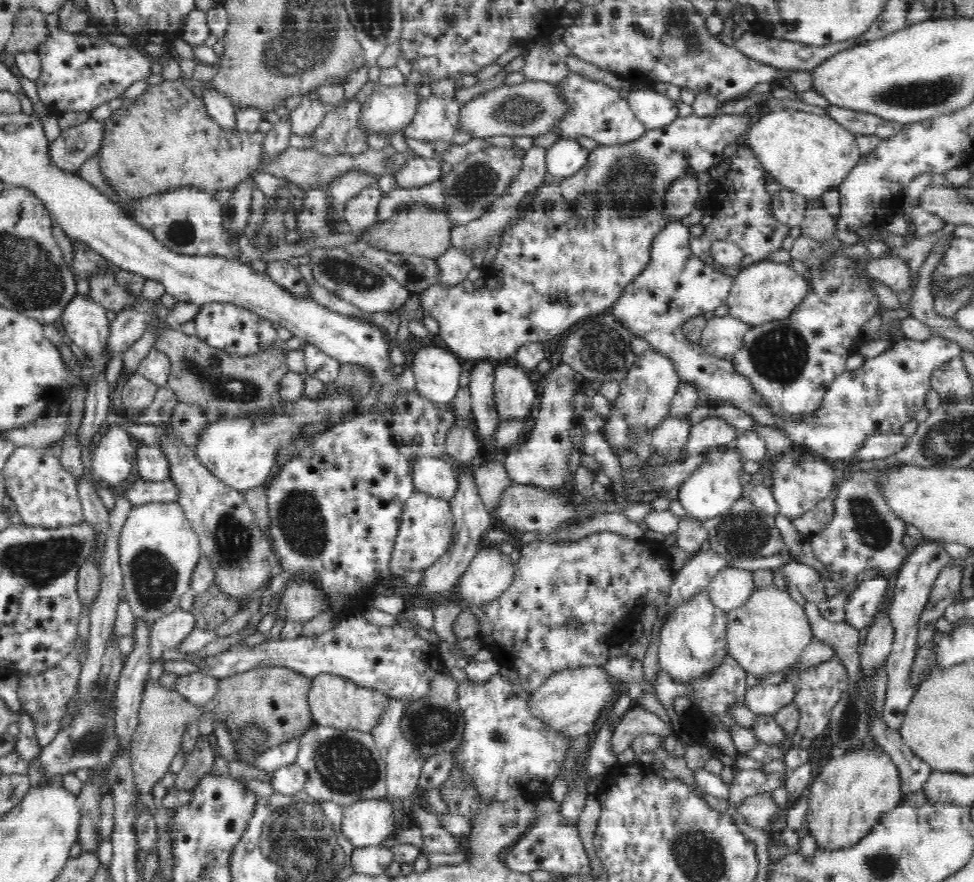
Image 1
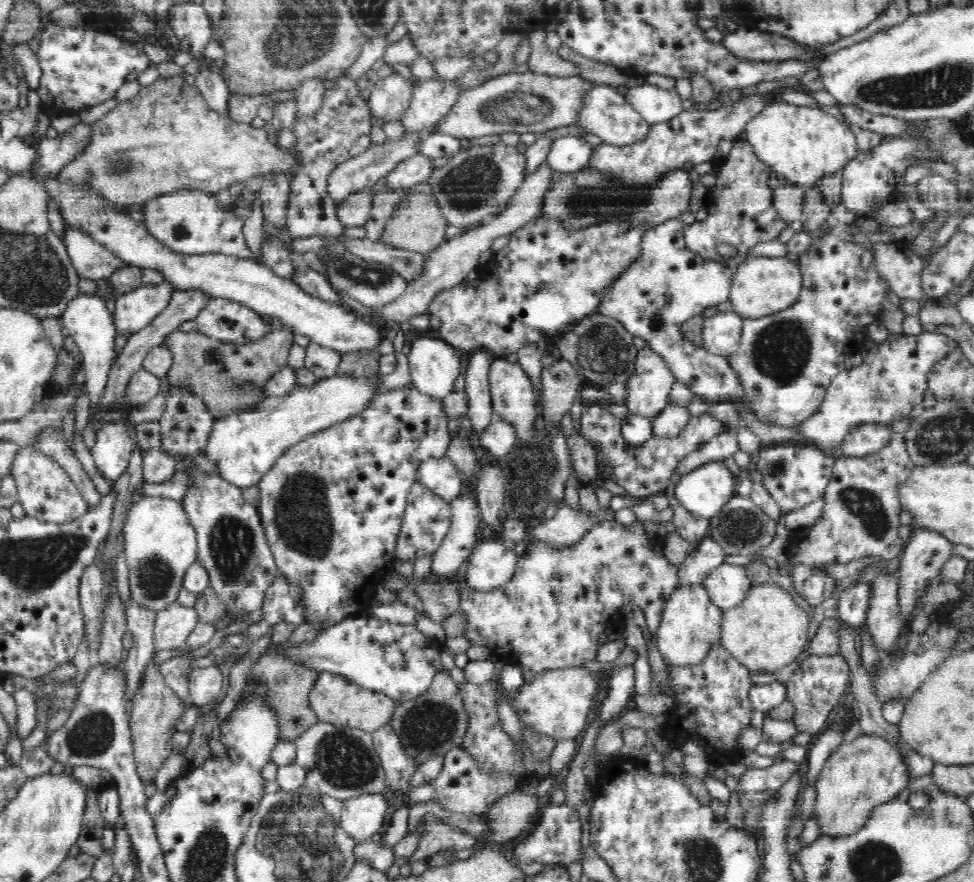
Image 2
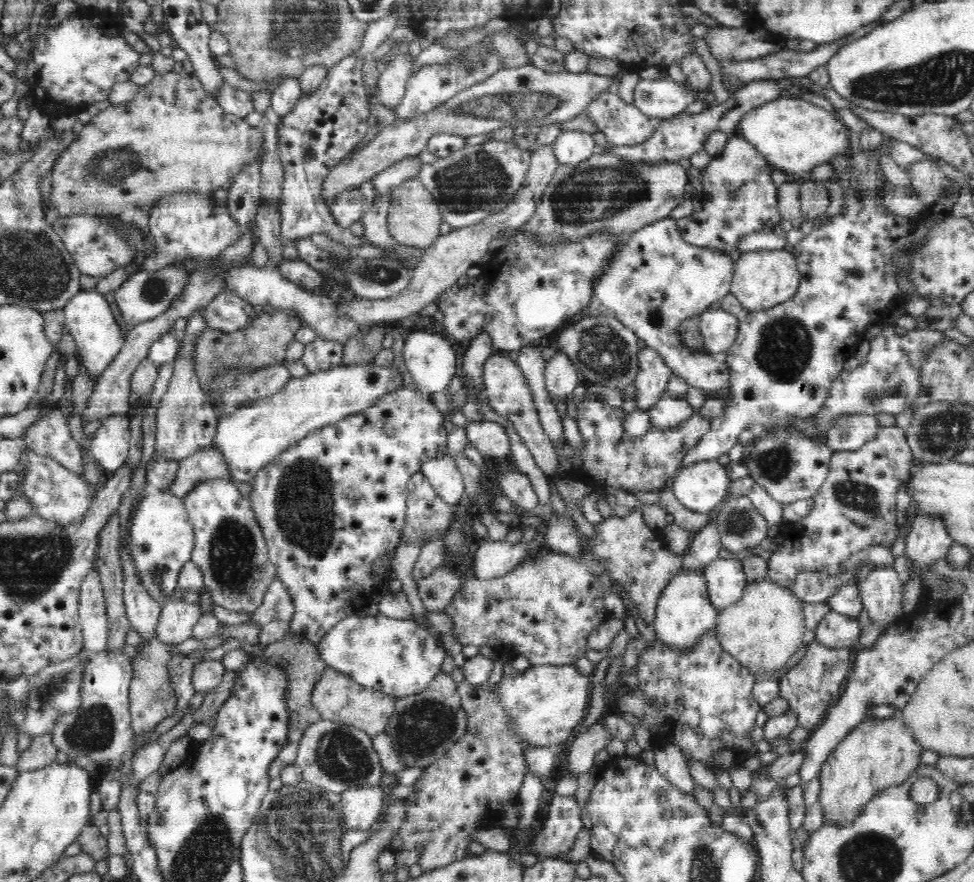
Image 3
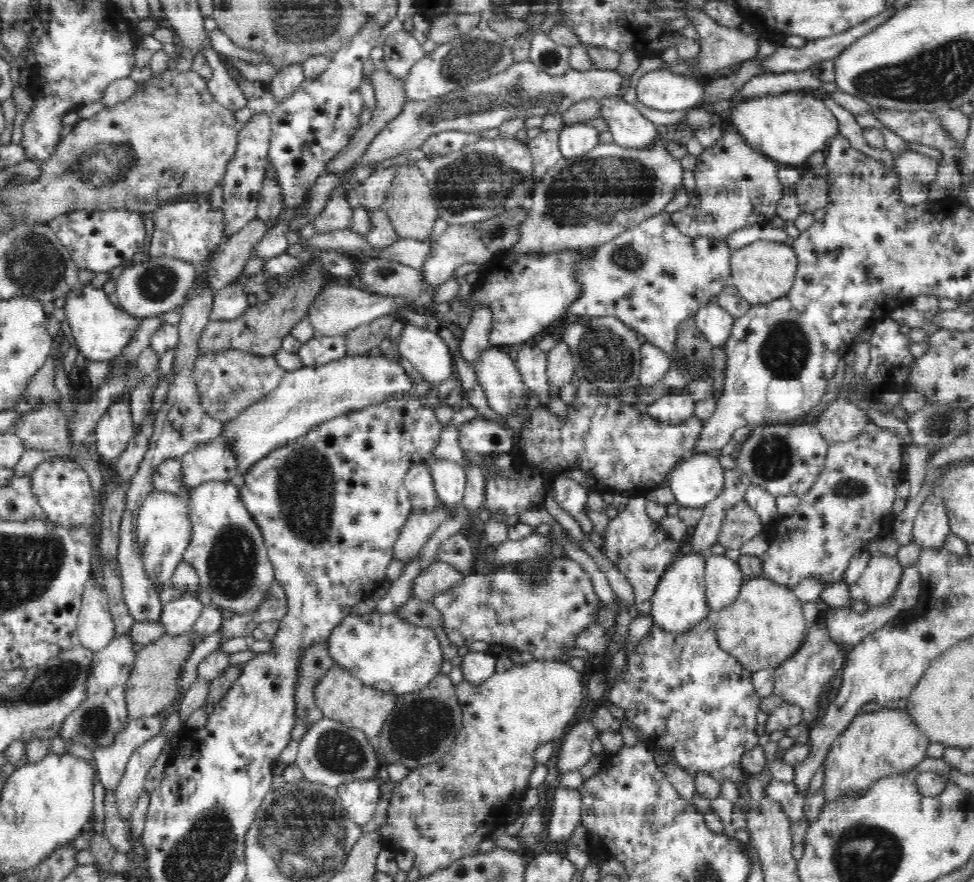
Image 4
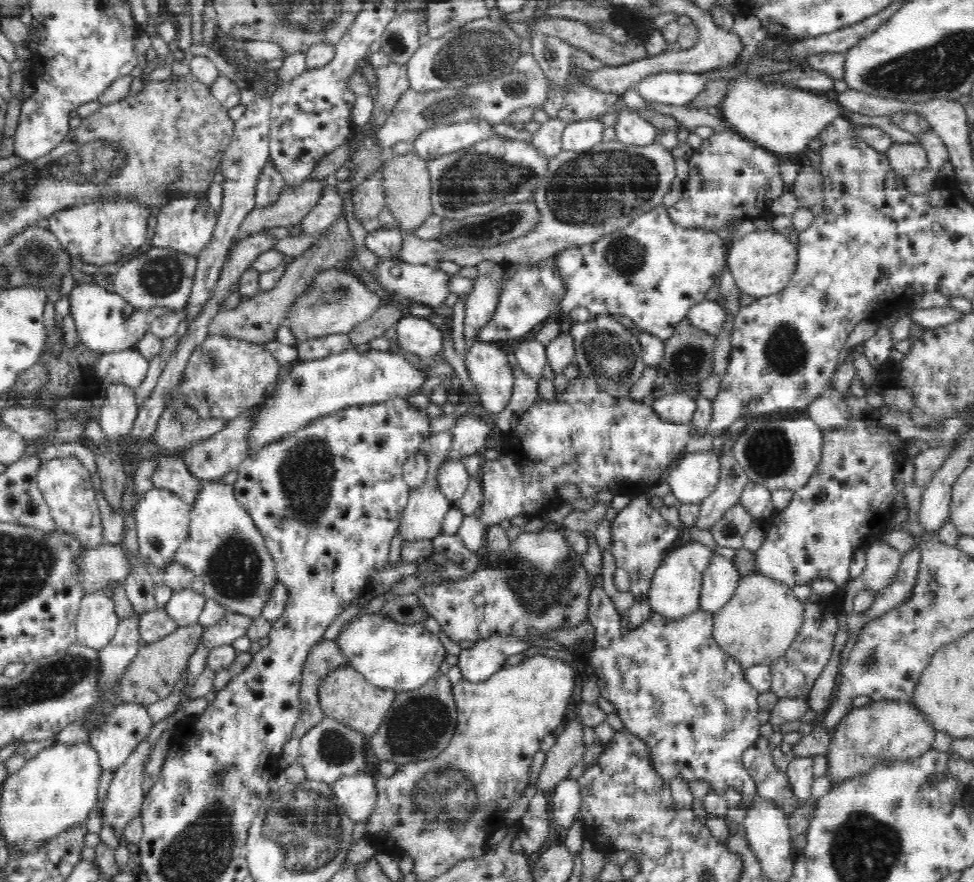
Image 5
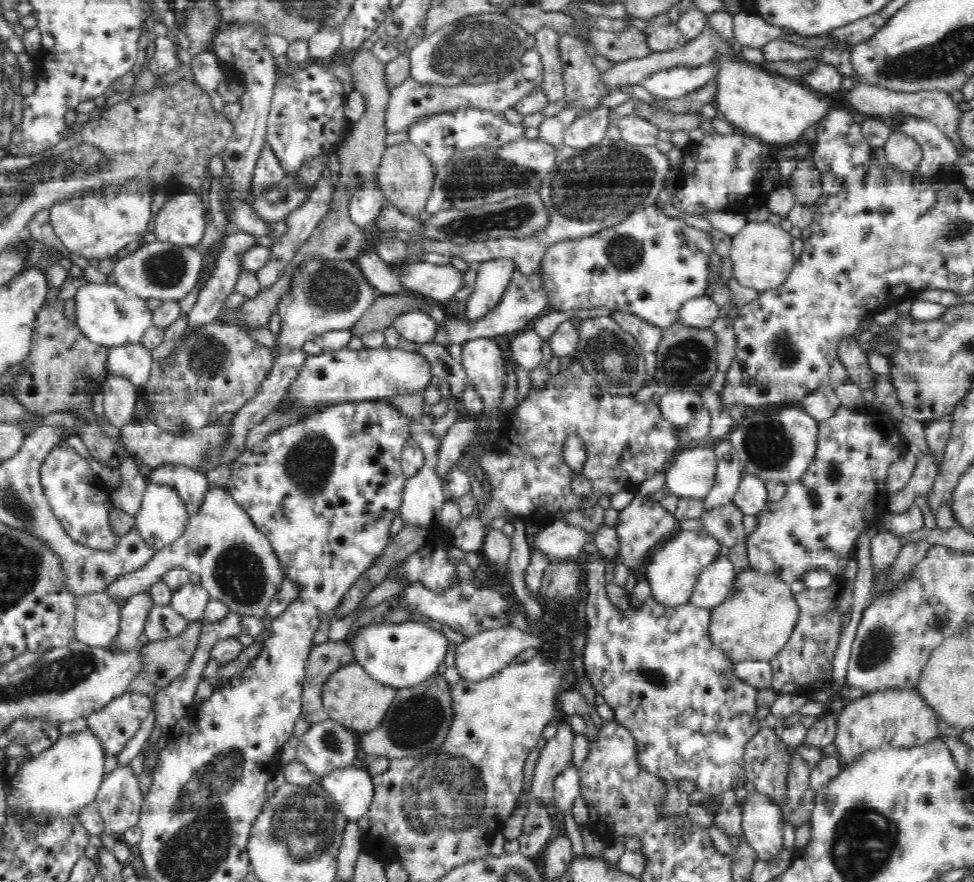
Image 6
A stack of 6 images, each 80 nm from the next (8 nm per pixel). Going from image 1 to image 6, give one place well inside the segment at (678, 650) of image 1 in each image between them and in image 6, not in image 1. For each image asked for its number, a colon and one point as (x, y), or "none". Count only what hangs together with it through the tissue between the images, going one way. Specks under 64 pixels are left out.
2: (691, 628)
3: (686, 615)
4: (680, 605)
5: (675, 594)
6: (673, 574)

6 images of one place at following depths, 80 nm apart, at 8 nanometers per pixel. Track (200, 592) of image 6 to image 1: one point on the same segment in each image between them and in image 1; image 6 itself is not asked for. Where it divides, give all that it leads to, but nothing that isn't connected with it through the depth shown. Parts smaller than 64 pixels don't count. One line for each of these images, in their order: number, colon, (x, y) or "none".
1: (168, 633)
2: (173, 626)
3: (177, 619)
4: (179, 616)
5: (184, 607)

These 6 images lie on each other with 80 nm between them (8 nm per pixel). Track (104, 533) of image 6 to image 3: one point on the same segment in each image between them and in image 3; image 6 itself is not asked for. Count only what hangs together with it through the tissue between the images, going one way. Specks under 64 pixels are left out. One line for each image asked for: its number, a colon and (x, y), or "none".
3: (54, 493)
4: (63, 490)
5: (65, 484)

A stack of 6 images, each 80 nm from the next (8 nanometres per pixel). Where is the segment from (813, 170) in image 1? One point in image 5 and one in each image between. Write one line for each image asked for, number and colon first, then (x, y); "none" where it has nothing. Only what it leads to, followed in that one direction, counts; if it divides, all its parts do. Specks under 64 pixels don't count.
2: (801, 145)
3: (794, 136)
4: (789, 129)
5: (785, 121)

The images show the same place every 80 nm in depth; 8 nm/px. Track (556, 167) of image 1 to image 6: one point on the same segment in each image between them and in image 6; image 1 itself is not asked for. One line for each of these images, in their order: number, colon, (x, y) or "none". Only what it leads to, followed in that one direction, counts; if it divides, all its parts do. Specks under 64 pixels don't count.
2: (569, 154)
3: (572, 147)
4: (576, 140)
5: (578, 137)
6: (586, 131)

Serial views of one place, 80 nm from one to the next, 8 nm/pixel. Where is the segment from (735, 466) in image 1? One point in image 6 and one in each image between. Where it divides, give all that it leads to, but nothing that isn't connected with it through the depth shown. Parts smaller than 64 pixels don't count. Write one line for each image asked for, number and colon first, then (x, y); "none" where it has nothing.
2: (704, 493)
3: (703, 487)
4: (698, 482)
5: (693, 478)
6: (692, 475)

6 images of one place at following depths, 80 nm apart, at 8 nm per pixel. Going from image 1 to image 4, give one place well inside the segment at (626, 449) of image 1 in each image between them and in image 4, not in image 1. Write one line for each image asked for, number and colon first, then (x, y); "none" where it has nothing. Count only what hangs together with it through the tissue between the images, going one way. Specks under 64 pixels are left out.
2: (649, 388)
3: (650, 385)
4: (655, 365)

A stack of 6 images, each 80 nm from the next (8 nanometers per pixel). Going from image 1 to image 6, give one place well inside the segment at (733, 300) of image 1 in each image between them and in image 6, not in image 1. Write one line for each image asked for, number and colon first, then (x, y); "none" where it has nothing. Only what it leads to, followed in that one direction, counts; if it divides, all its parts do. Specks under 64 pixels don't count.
2: (762, 287)
3: (762, 280)
4: (763, 272)
5: (762, 264)
6: (761, 256)

